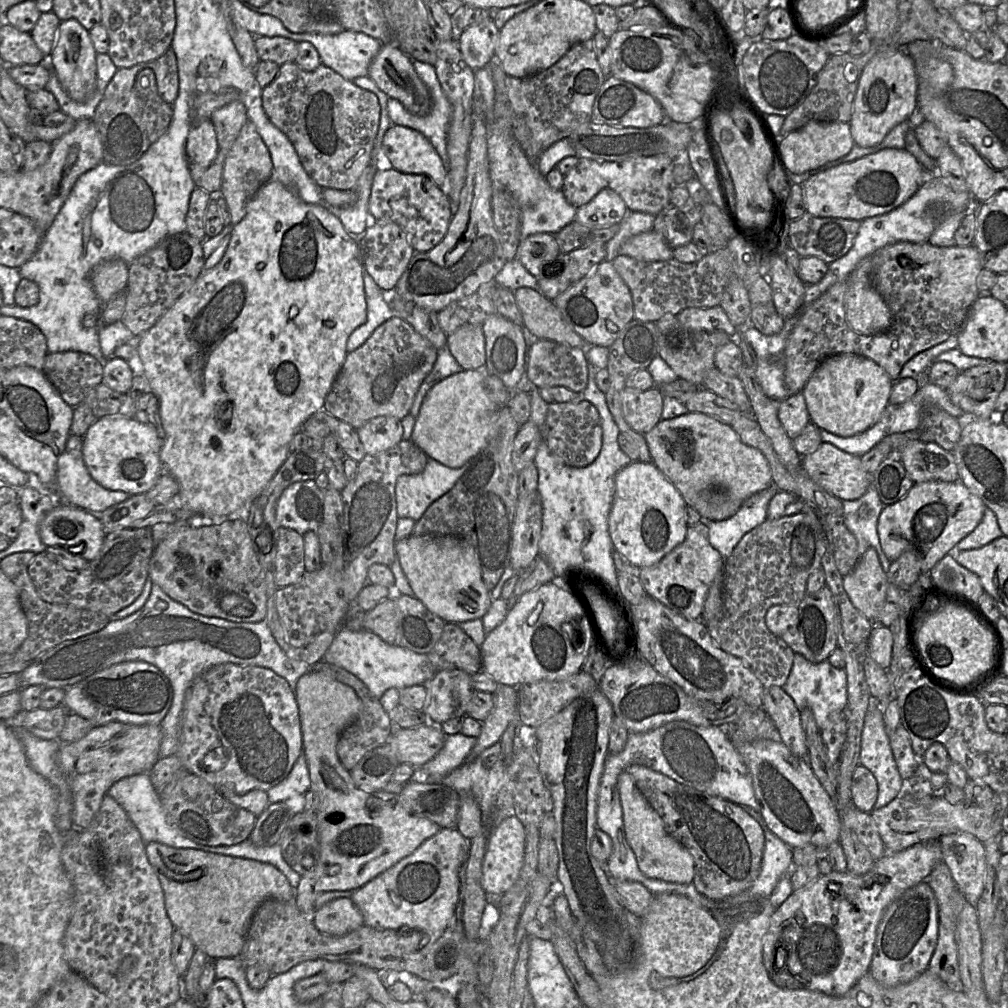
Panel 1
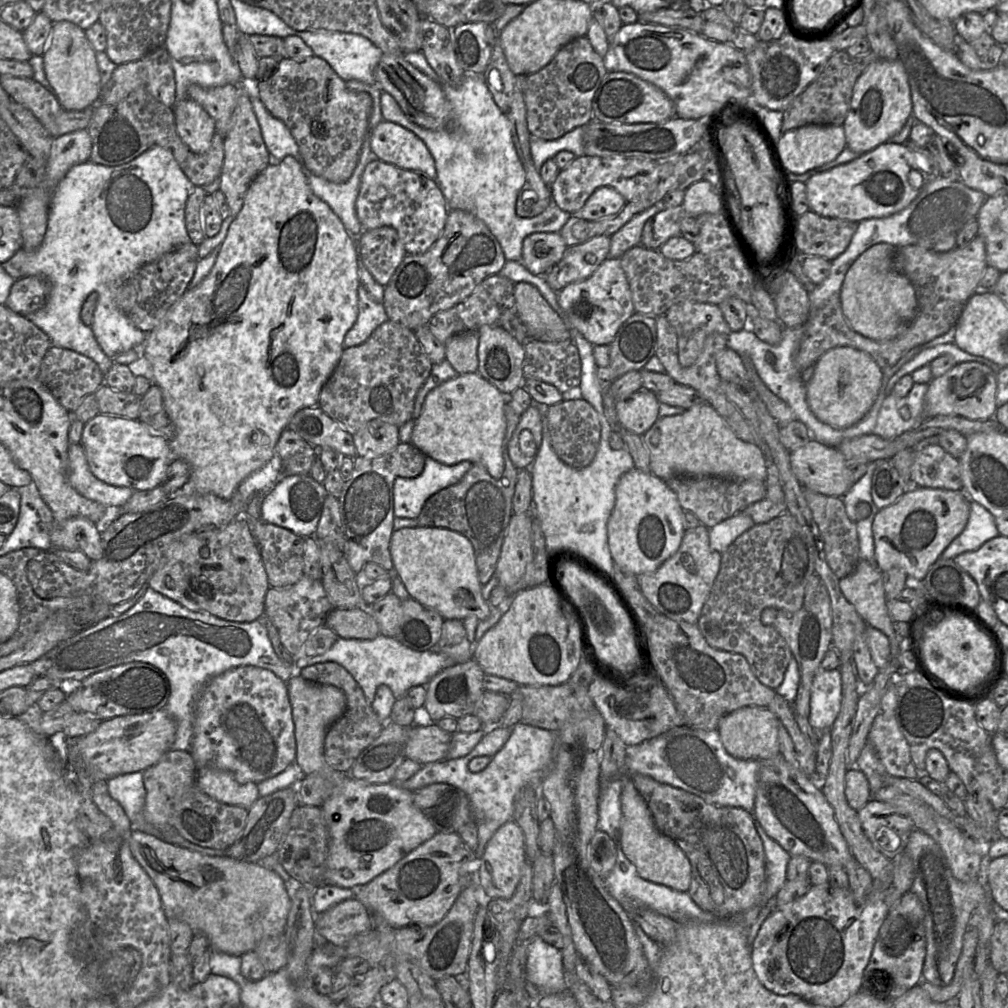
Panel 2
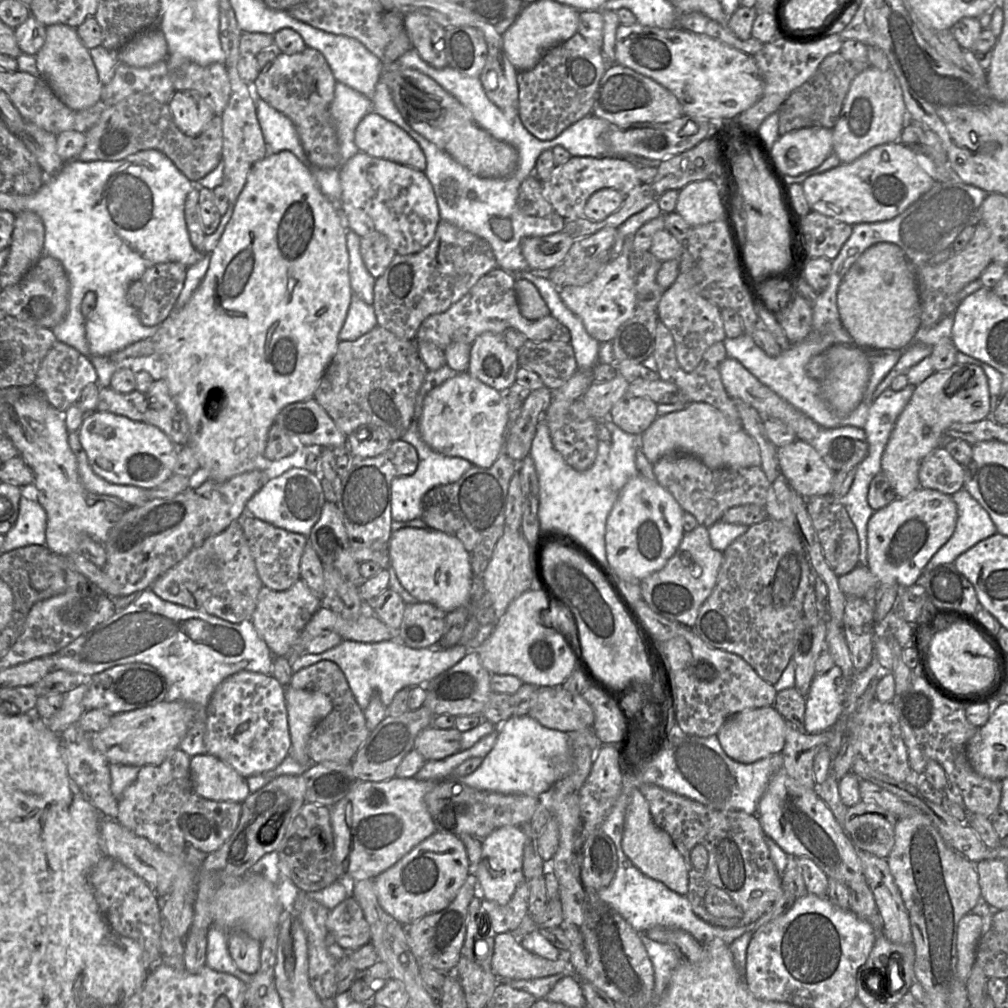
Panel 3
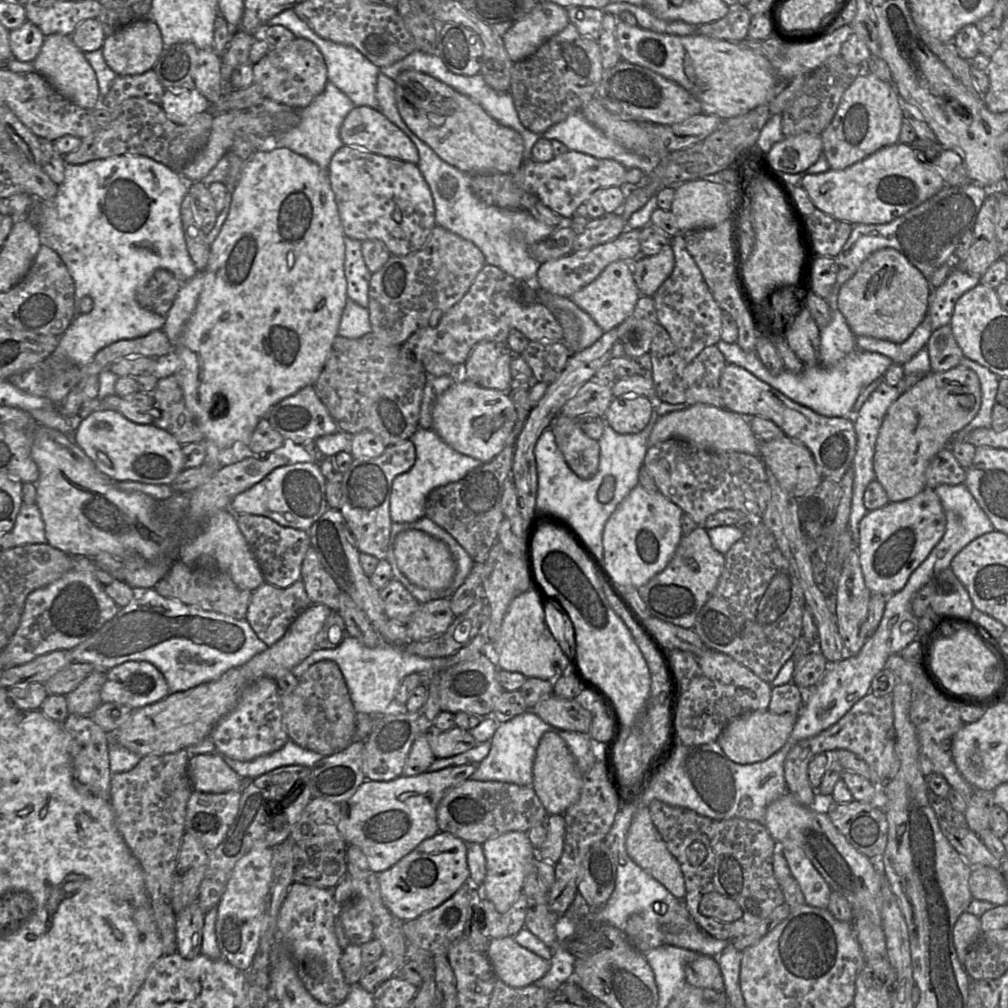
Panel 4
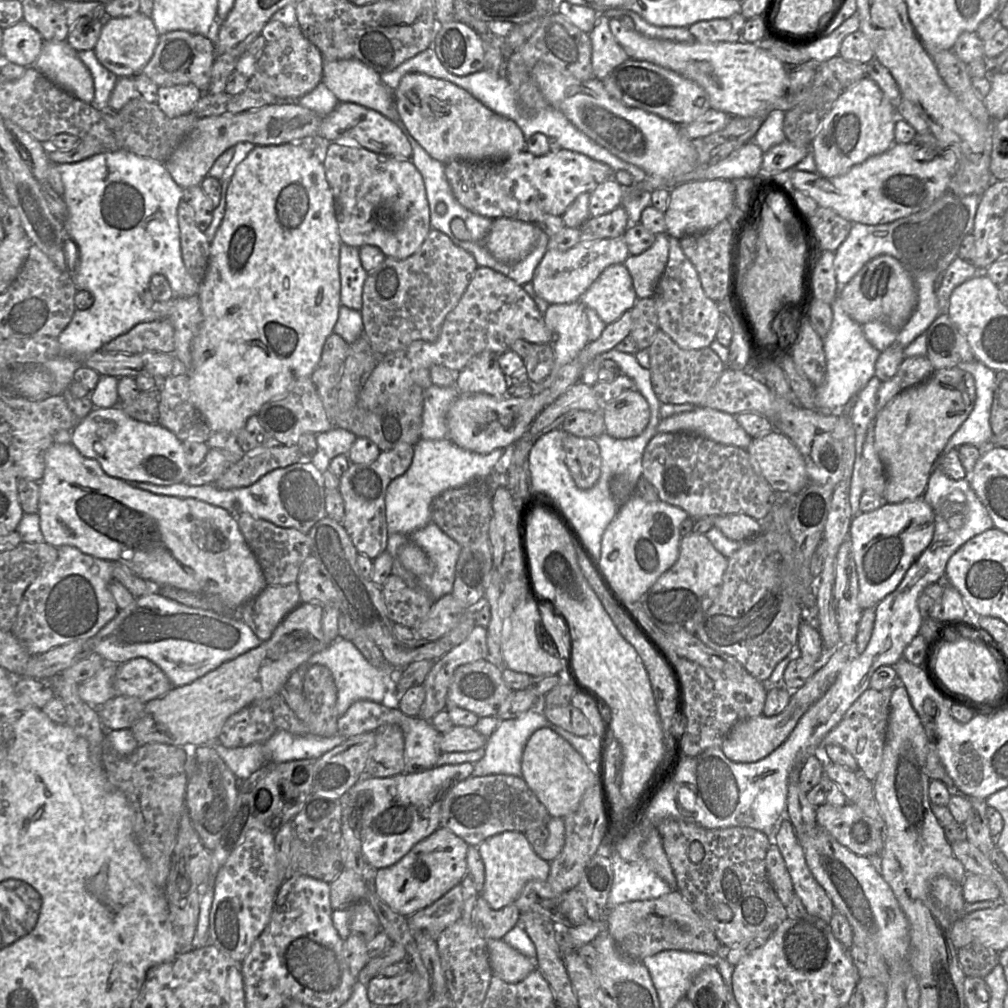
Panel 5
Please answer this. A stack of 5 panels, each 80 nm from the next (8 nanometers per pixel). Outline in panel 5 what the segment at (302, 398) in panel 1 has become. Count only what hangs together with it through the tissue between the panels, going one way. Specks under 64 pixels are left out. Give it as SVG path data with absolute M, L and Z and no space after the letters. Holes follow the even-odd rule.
M299 143L255 145L235 167L226 192L226 209L223 220L210 242L210 257L206 275L199 289L202 323L191 345L191 366L187 373L192 403L202 414L211 432L233 435L242 429L247 420L275 396L283 394L302 376L310 377L318 365L324 343L338 320L340 301L339 257L342 241L335 215L333 193L319 158Z

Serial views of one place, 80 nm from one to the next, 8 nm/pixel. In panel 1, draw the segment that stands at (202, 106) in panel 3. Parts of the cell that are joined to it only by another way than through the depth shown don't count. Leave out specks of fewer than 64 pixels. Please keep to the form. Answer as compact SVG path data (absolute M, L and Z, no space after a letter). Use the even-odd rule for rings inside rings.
M206 119L195 124L191 128L186 140L188 161L208 167L216 159L218 151L219 144L212 121Z

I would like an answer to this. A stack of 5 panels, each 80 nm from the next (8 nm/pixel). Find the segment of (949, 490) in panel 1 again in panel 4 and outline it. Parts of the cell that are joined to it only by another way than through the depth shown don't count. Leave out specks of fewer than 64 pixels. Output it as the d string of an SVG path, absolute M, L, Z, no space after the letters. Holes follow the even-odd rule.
M925 488L916 496L889 502L867 512L859 523L859 562L866 587L872 594L891 596L907 583L912 572L942 539L946 515L934 490Z

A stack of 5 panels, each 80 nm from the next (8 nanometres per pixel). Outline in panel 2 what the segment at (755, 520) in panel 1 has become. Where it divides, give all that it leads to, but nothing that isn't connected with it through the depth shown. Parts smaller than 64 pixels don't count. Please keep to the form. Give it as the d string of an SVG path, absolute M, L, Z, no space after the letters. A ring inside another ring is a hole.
M738 513L709 528L709 545L722 554L738 536L754 525L749 515Z

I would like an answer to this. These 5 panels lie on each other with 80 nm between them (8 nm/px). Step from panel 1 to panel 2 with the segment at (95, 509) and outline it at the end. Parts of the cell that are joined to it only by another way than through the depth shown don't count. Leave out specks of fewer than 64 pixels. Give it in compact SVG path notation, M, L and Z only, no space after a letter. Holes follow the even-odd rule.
M81 443L69 444L67 477L80 495L103 506L121 507L134 492L128 487L113 486L96 478L90 471Z

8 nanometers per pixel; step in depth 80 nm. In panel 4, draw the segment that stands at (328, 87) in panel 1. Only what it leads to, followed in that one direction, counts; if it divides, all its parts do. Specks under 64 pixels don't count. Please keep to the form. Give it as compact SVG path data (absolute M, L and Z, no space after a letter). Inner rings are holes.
M296 37L283 48L271 48L261 60L253 64L253 75L253 82L261 88L265 98L295 109L308 106L324 91L328 82L327 66L322 53L310 40L299 37Z

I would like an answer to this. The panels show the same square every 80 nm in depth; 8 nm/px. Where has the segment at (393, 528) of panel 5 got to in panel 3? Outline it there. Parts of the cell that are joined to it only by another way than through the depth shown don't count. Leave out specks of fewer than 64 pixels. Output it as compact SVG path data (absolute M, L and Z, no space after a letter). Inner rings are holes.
M413 420L402 436L404 440L413 445L418 453L418 467L416 471L407 476L395 477L392 480L391 517L393 521L407 522L421 517L421 501L423 496L432 488L458 481L462 475L472 468L473 464L460 457L444 456L430 446L421 437L417 420Z

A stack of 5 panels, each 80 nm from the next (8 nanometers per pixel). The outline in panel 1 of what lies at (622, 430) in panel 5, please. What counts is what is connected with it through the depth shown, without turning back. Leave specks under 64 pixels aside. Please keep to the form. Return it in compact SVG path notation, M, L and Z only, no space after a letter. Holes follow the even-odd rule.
M625 387L621 409L626 423L637 433L647 433L661 420L663 395L658 387L645 391Z

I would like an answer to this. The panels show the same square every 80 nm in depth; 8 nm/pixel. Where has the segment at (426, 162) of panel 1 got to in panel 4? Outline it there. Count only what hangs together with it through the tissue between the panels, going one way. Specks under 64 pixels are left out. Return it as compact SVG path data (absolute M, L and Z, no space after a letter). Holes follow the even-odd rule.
M355 106L345 117L340 138L344 145L354 146L374 154L411 162L417 165L419 153L411 139L379 110L367 106Z

